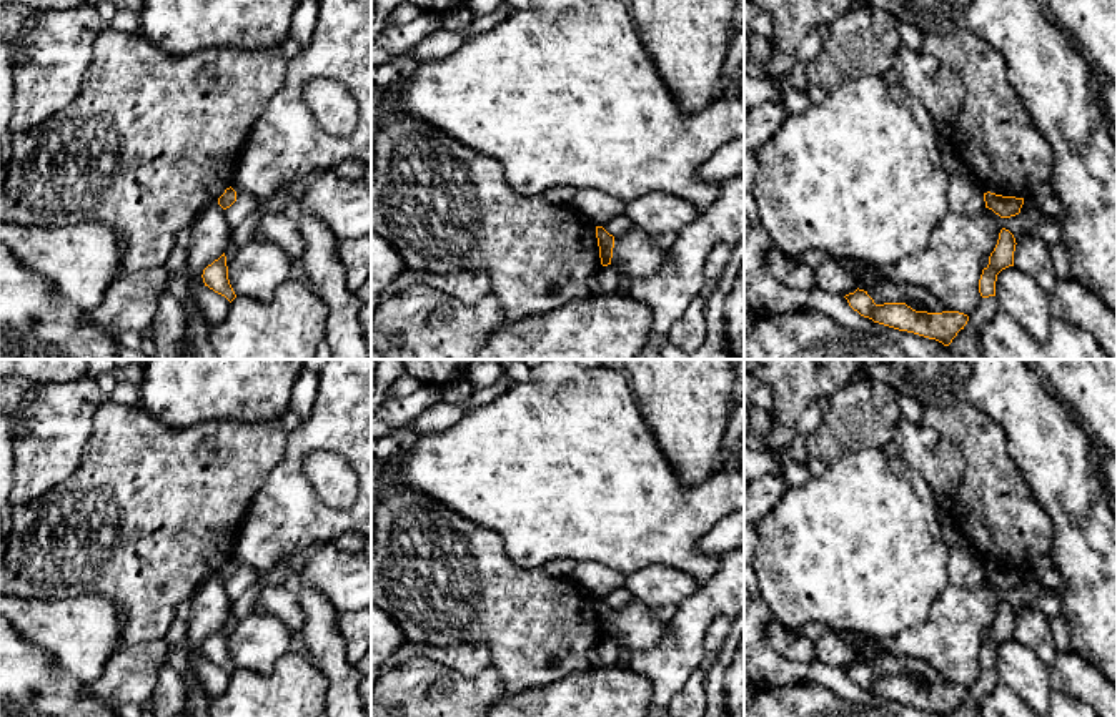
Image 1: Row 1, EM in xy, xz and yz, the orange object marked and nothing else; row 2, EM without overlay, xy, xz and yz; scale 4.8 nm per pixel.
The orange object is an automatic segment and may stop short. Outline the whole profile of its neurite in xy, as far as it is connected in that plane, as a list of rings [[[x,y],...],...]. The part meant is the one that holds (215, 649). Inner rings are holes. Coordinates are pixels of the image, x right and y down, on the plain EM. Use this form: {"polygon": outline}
{"polygon": [[[225,626],[203,642],[203,655],[215,665],[225,669],[230,675],[236,670],[230,652]]]}

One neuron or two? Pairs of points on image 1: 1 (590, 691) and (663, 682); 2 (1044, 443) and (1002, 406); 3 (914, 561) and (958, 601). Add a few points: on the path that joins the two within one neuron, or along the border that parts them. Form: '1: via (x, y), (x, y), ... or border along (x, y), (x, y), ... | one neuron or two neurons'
1: border along (628, 667), (640, 672), (650, 682), (655, 699) | two neurons
2: via (1034, 433), (1012, 411) | one neuron
3: border along (949, 583), (934, 601), (924, 621) | two neurons

